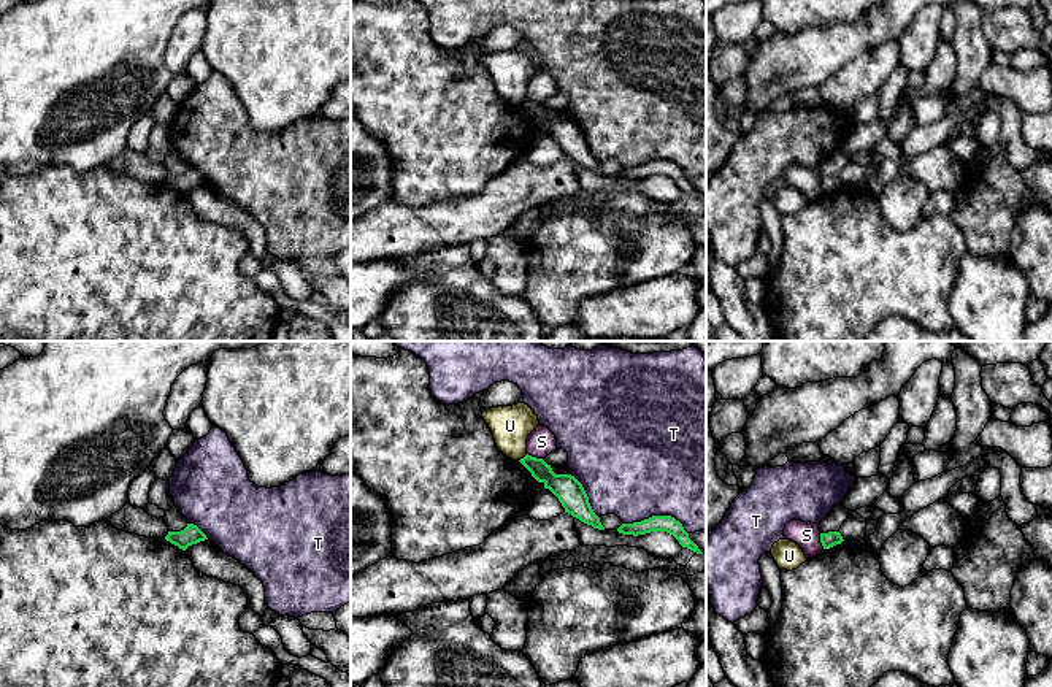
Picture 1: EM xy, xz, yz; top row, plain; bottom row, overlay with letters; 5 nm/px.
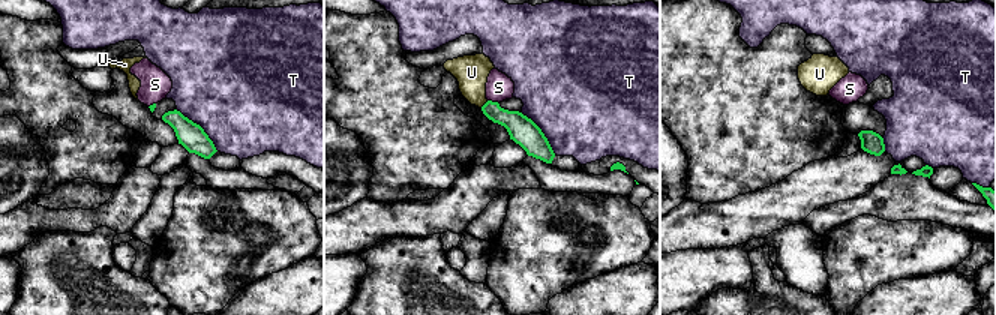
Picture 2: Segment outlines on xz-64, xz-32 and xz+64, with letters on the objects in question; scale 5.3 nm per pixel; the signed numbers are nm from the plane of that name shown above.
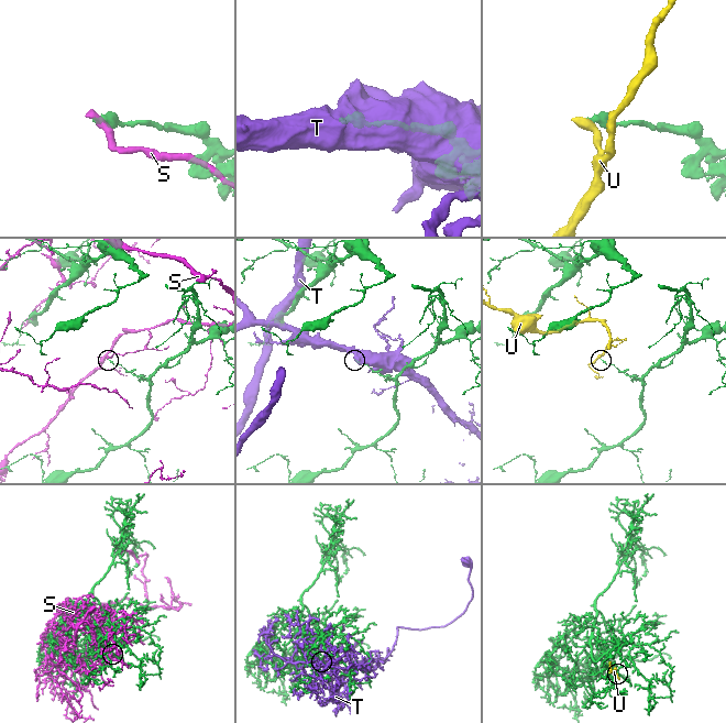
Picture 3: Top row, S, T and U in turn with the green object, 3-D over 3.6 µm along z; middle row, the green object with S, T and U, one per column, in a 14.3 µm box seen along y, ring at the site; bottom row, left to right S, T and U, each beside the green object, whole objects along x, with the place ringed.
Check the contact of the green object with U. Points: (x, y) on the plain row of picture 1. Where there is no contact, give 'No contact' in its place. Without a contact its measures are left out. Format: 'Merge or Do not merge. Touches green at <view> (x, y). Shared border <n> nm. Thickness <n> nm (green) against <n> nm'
Do not merge. Touches green at xz (524, 102). Shared border 60 nm. Thickness 130 nm (green) against 200 nm

